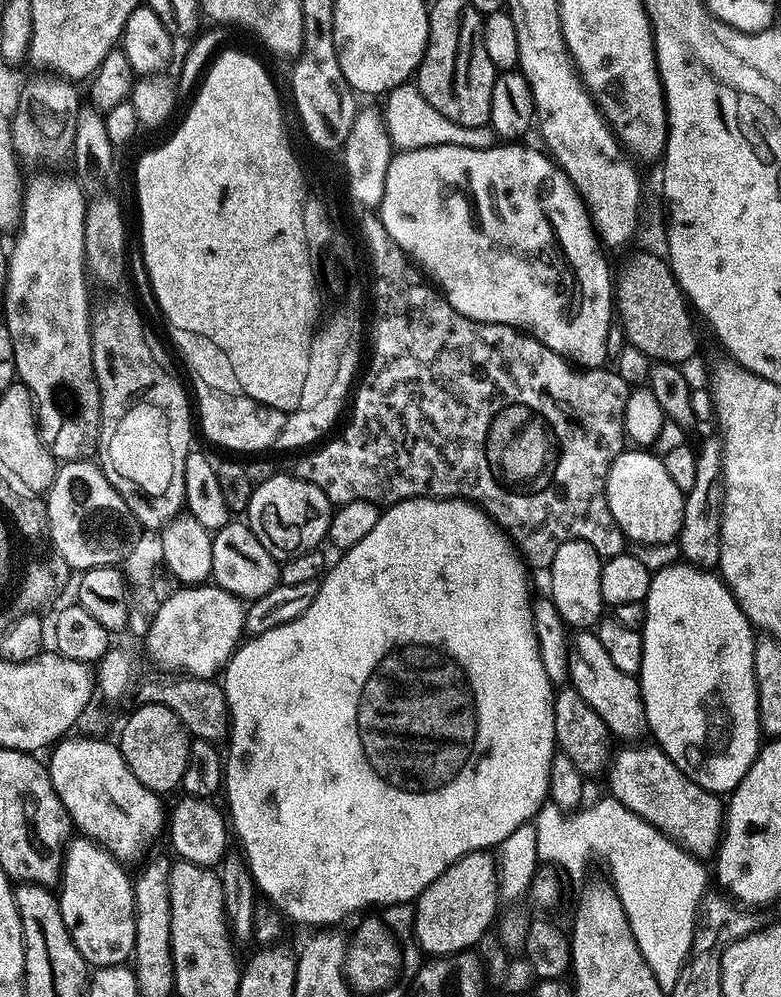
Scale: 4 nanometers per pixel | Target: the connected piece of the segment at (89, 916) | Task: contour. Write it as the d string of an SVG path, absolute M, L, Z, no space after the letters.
M76 838L71 841L70 847L67 849L64 858L64 870L62 873L62 883L58 888L58 899L60 902L60 913L62 914L62 922L66 922L66 930L70 934L70 938L74 942L74 946L78 950L78 954L82 954L84 963L89 966L95 966L97 969L114 967L116 965L123 965L135 953L136 950L136 901L132 899L132 889L134 887L133 881L128 880L125 865L113 858L111 854L105 852L100 845L95 844L94 841L87 838Z

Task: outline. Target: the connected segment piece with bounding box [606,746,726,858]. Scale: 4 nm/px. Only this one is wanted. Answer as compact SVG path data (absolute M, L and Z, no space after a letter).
M624 746L620 753L615 753L614 759L611 761L610 769L607 771L606 777L608 776L608 784L612 787L611 795L615 797L615 799L620 800L623 804L628 807L631 812L634 814L638 814L644 821L648 824L653 824L654 827L657 828L659 832L664 833L665 836L668 837L669 840L673 840L674 843L679 844L681 848L684 849L685 852L690 852L695 854L697 857L705 858L704 856L708 856L708 858L715 857L718 851L718 845L722 839L722 833L724 830L724 826L726 823L726 804L723 799L717 793L714 792L705 792L698 785L695 784L687 776L682 770L678 770L676 768L676 764L672 759L670 759L667 754L661 752L659 747L651 746L652 748L636 748L640 746Z

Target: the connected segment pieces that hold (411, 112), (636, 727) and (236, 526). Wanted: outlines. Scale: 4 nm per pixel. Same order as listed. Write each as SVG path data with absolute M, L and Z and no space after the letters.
M405 82L398 85L387 93L386 100L388 102L383 104L382 111L393 149L409 152L415 148L433 148L443 144L457 144L463 148L497 147L498 137L491 126L466 128L461 124L455 124L453 120L438 114L438 110L434 110L434 106L430 106L430 102L415 83Z
M580 630L574 636L574 663L570 676L576 693L588 703L602 718L609 733L620 742L636 742L640 735L648 732L648 719L644 713L644 699L640 693L640 681L636 676L626 674L614 666L610 654L602 647L602 642L588 630Z
M229 521L213 535L211 564L213 581L241 600L251 602L272 591L279 585L279 561L257 540L251 528L243 521Z

